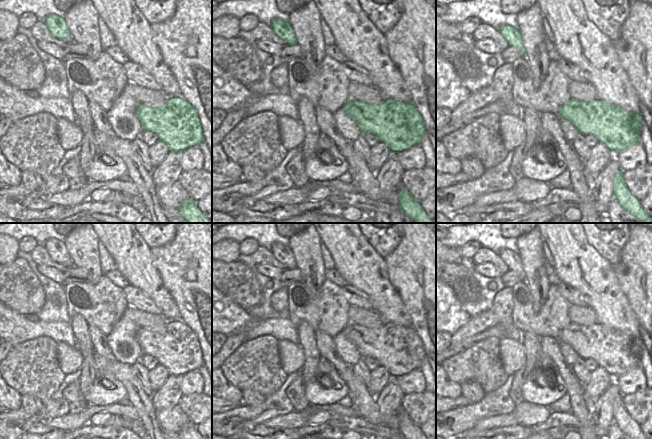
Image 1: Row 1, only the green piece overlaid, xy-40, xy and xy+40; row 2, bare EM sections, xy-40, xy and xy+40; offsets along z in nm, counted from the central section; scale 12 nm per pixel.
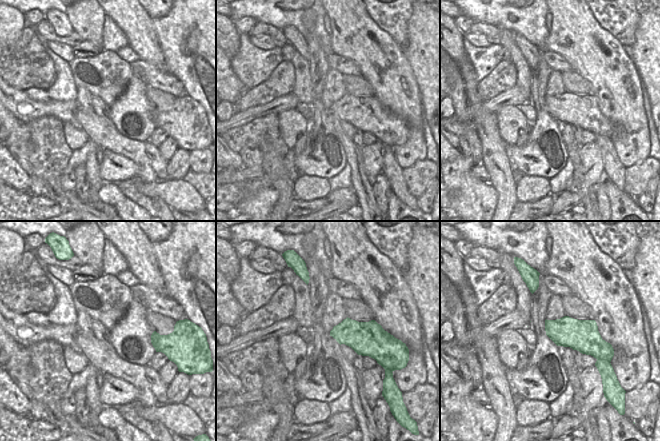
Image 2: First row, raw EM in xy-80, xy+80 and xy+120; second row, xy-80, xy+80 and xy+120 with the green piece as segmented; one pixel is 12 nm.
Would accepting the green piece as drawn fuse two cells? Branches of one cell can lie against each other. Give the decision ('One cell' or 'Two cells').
Two cells.

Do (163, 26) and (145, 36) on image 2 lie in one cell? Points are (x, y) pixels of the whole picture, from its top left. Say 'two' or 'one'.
two

